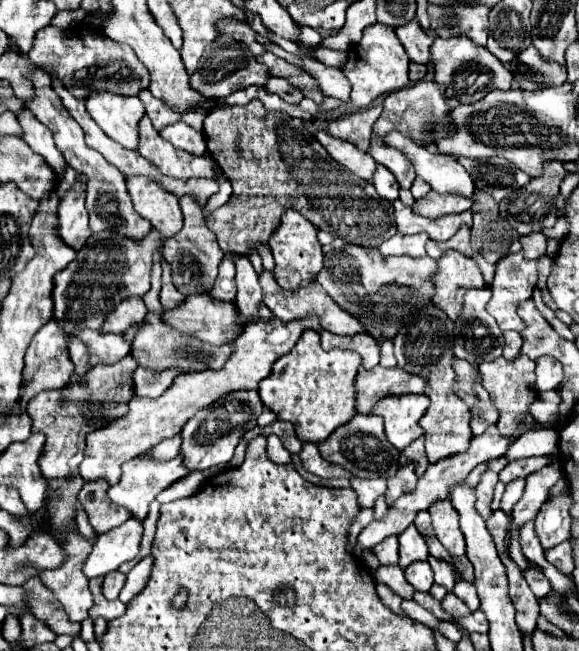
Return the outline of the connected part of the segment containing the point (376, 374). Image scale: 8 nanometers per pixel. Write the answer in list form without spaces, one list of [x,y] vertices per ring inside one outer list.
[[[382,365],[366,371],[364,367],[360,367],[356,381],[356,411],[358,413],[370,413],[372,405],[388,395],[406,395],[406,393],[414,393],[420,395],[424,393],[424,381],[402,371],[400,367],[392,367],[386,369]]]

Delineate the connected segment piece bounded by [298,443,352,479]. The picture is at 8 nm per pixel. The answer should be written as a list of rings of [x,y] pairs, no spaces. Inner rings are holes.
[[[302,443],[302,449],[300,449],[300,461],[302,461],[302,467],[312,473],[312,475],[318,475],[318,477],[324,477],[324,479],[334,479],[334,477],[344,477],[344,479],[350,479],[352,475],[344,469],[344,467],[338,467],[334,463],[328,463],[320,457],[318,453],[318,447],[314,443]]]

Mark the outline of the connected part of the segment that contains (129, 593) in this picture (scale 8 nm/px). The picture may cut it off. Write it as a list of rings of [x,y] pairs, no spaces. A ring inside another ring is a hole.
[[[148,555],[148,557],[144,557],[144,559],[128,573],[126,585],[124,585],[124,589],[120,591],[120,597],[118,597],[120,601],[130,601],[132,597],[136,597],[136,593],[140,593],[140,591],[146,587],[148,579],[150,579],[150,573],[152,573],[152,565],[154,565],[154,557]]]

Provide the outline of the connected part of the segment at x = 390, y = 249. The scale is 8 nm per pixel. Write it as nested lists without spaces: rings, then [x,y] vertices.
[[[396,233],[394,237],[390,237],[388,241],[384,241],[380,245],[380,251],[378,249],[368,249],[368,247],[362,247],[362,245],[346,245],[342,251],[334,251],[334,253],[328,253],[324,257],[324,267],[322,271],[316,275],[316,281],[326,289],[326,293],[338,303],[338,307],[342,307],[346,313],[354,315],[360,325],[366,329],[368,335],[372,335],[378,343],[382,341],[388,341],[388,339],[394,339],[402,327],[402,317],[404,315],[412,315],[412,311],[418,311],[422,305],[428,305],[430,297],[434,295],[434,285],[432,285],[432,275],[436,273],[438,269],[437,260],[432,259],[426,255],[426,245],[428,241],[428,235],[402,235],[402,233]]]

